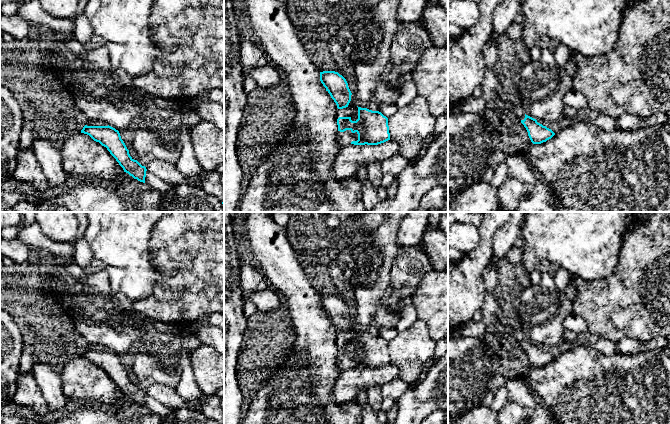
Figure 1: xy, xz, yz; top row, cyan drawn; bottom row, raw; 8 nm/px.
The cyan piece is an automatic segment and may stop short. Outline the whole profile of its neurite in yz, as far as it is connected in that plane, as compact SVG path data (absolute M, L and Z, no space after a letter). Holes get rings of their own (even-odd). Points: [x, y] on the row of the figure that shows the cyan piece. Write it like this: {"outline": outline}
{"outline": "M516 111L515 115L526 128L528 136L533 144L546 142L555 135L551 129L538 123L536 119L526 115L525 113Z"}

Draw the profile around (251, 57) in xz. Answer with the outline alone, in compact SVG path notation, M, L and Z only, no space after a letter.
M247 39L241 40L240 61L244 79L249 76L252 69L268 66L271 62L262 48L258 48L254 42Z

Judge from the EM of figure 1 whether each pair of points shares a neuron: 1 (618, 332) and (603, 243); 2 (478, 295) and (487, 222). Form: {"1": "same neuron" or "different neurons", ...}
{"1": "different neurons", "2": "same neuron"}

